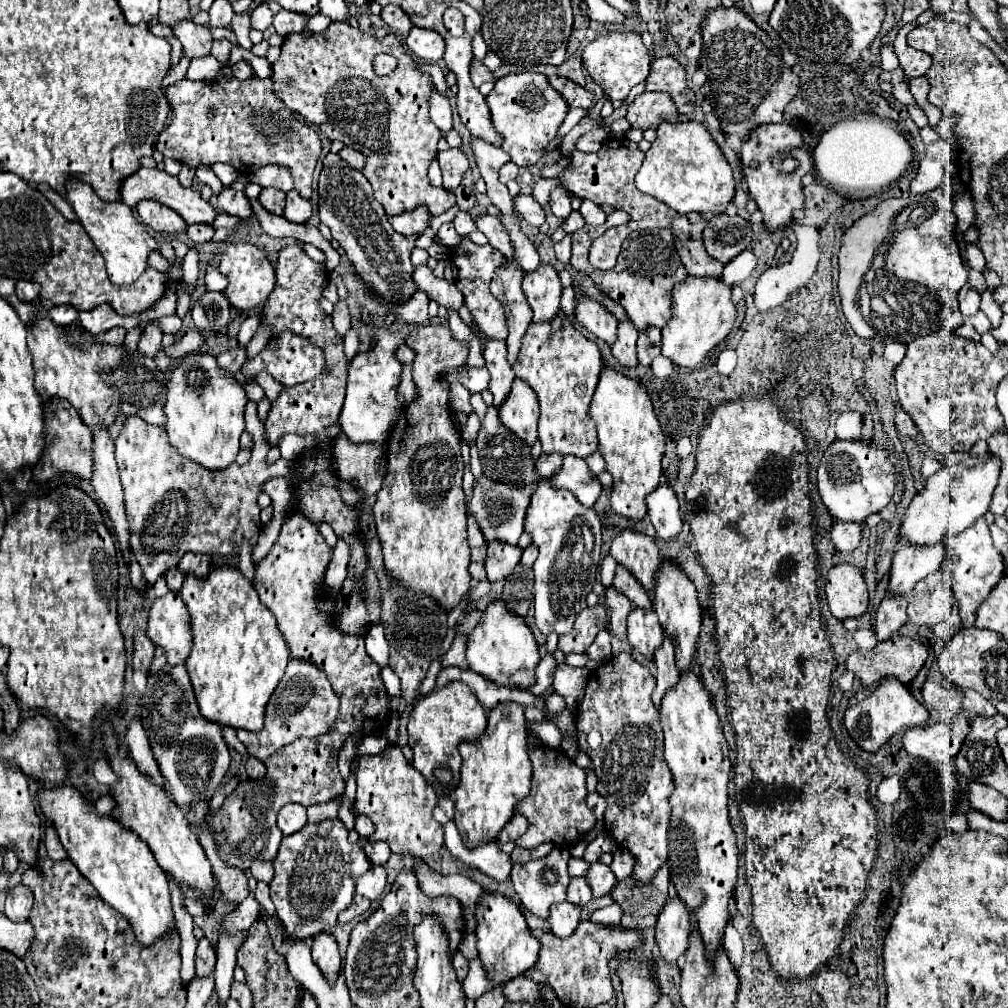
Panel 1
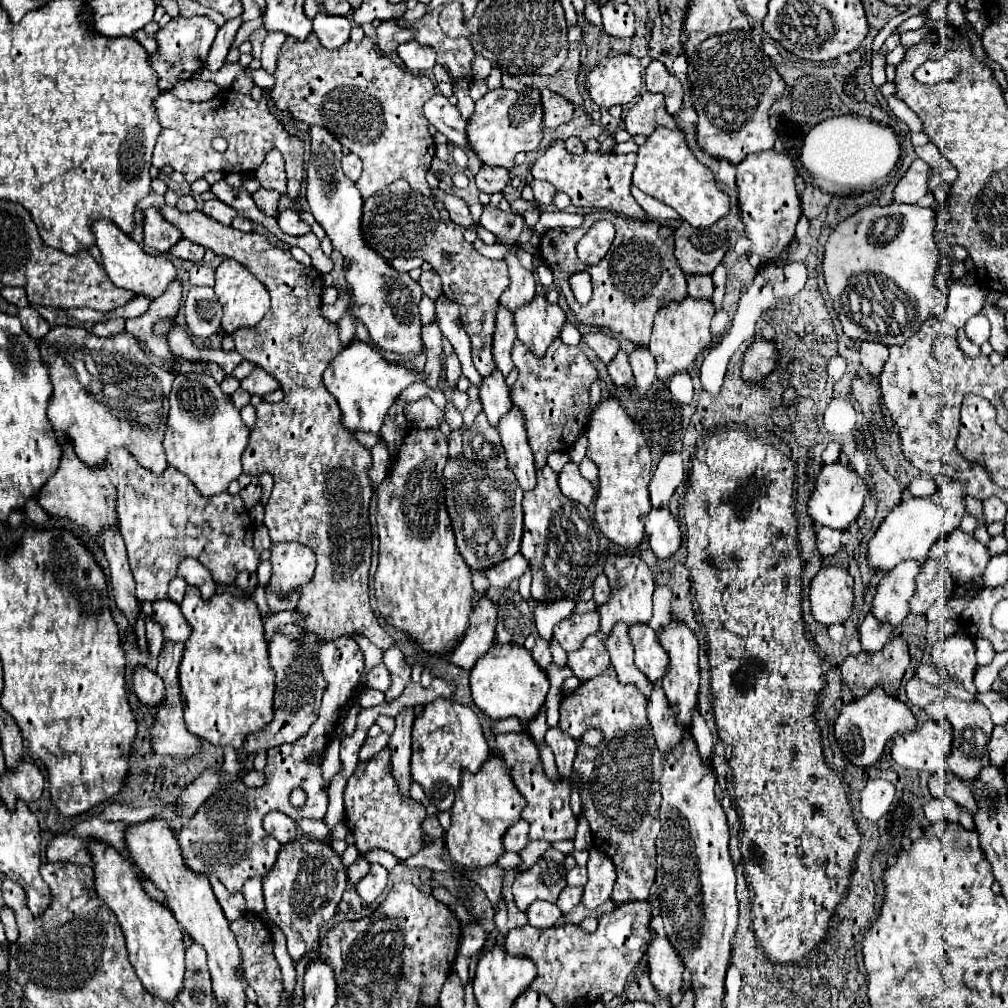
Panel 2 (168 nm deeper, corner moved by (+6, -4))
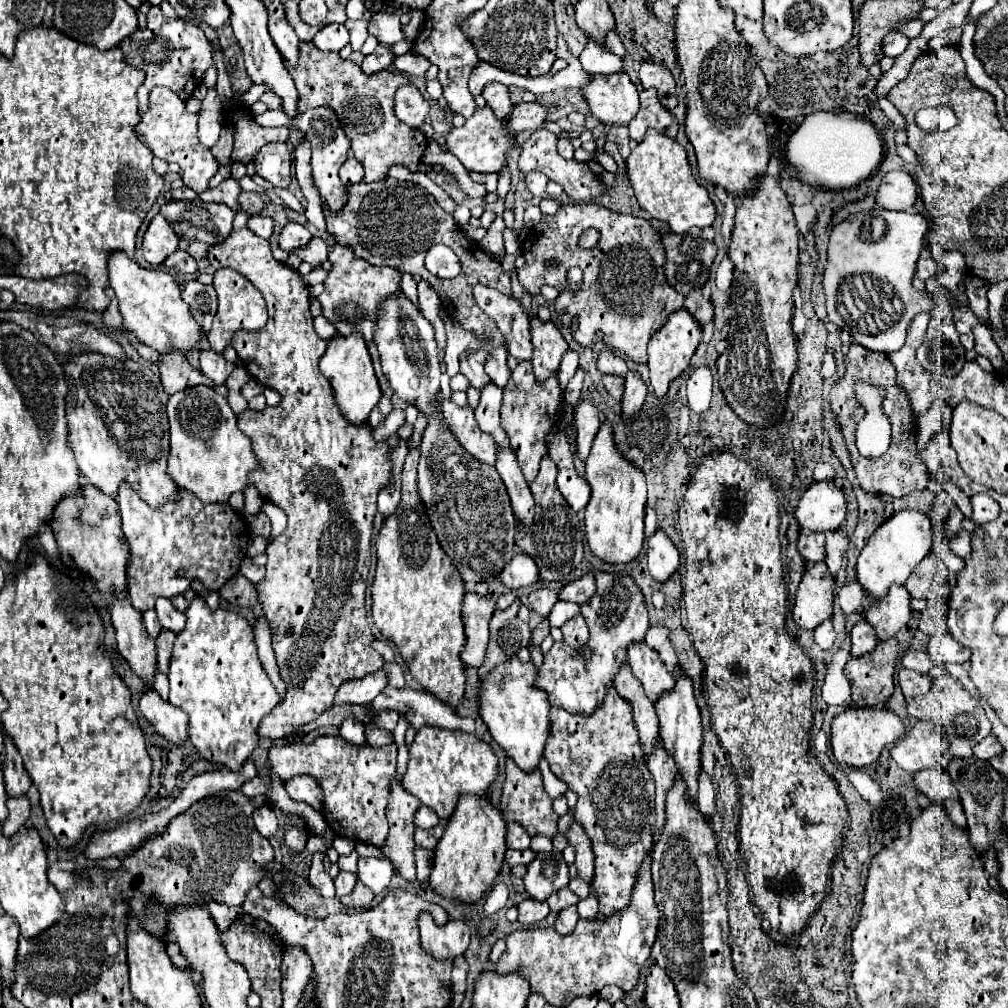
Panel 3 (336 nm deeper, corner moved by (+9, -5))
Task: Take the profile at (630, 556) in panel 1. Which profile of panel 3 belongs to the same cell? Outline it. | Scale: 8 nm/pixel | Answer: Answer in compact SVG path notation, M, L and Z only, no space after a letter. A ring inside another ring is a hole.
M599 572L595 576L595 584L595 596L587 604L581 604L583 618L587 620L591 632L587 642L587 646L593 650L591 664L583 664L583 660L575 656L575 650L555 642L551 652L545 654L545 662L535 680L535 686L549 694L549 702L553 706L565 708L571 714L591 714L603 702L607 686L611 686L615 672L627 658L629 642L641 642L649 628L645 596L629 574Z

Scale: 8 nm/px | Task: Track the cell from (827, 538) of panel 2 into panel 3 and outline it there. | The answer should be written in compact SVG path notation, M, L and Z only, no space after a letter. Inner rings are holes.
M803 532L799 536L799 552L801 556L809 562L809 564L815 564L815 562L823 562L825 560L825 534L823 532Z

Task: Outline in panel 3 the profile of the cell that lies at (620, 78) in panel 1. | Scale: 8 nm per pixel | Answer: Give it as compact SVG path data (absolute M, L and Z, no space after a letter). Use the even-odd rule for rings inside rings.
M593 74L591 82L581 90L591 114L603 124L627 124L639 110L639 90L627 76L617 74Z

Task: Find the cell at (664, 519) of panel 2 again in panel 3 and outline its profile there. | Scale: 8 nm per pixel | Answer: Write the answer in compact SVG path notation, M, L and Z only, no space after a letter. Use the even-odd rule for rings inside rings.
M657 530L653 536L647 538L647 558L649 558L649 572L655 580L665 582L679 566L679 552L677 546L671 542L671 538Z

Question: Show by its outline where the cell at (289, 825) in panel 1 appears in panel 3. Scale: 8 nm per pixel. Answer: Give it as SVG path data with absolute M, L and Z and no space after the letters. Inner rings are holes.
M261 806L259 810L255 810L253 820L255 820L255 828L257 828L259 834L265 836L265 838L273 838L273 836L277 834L277 830L279 830L277 814L275 814L273 808L269 808L269 806Z

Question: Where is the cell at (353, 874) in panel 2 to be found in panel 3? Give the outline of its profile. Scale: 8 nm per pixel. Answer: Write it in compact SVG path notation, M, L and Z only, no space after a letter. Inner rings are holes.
M341 870L339 876L335 878L335 890L337 890L335 896L341 898L341 896L349 894L349 892L355 888L355 884L357 884L357 876L355 876L353 872L345 872L345 870Z

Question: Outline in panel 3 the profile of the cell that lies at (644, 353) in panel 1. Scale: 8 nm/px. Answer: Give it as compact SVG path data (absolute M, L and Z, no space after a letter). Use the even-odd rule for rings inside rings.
M629 370L625 376L625 394L621 400L623 414L627 414L627 416L635 414L643 406L645 396L647 396L647 384L645 384L643 376L635 370Z

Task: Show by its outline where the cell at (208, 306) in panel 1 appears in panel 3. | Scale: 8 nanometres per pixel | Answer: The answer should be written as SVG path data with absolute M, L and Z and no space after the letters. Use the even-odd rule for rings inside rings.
M191 280L185 284L183 300L189 304L193 318L199 322L205 334L211 330L211 322L217 312L217 296L213 286L205 286L199 280Z

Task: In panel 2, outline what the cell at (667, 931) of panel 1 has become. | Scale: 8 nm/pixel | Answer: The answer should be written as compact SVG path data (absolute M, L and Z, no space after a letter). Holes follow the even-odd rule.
M660 937L648 945L650 981L662 997L670 997L682 991L684 965L666 937Z

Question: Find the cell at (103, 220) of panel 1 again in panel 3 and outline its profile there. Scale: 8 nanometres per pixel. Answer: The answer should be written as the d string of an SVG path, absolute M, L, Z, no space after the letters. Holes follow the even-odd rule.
M111 252L109 262L109 284L117 294L119 310L123 314L123 324L145 344L157 352L169 348L179 348L183 352L197 346L203 332L195 318L191 316L187 304L181 298L179 284L165 270L147 270L131 260L125 252Z

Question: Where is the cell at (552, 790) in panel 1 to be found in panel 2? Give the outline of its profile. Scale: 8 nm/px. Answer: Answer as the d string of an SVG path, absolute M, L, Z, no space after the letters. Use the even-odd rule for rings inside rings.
M504 733L494 739L494 747L504 761L504 765L510 769L512 783L514 787L524 795L526 807L522 811L522 819L530 823L530 839L538 841L564 841L564 839L574 839L576 835L576 817L570 811L570 783L562 779L560 783L548 781L542 769L540 753L534 745L534 741L528 735L516 735L516 733Z

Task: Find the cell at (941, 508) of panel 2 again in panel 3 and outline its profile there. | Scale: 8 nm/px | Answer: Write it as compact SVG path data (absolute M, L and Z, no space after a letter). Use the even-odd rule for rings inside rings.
M909 508L895 512L881 526L877 526L877 530L873 532L873 536L869 538L869 542L859 554L857 578L861 586L873 598L881 598L887 594L891 584L905 584L905 580L911 576L915 566L931 552L933 538L935 532L931 520L923 512L909 510Z

